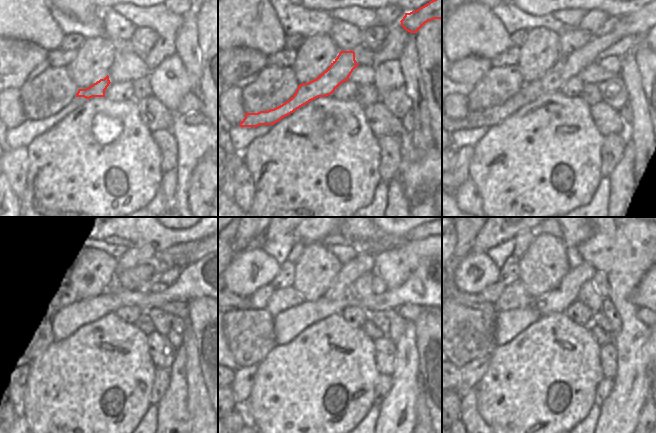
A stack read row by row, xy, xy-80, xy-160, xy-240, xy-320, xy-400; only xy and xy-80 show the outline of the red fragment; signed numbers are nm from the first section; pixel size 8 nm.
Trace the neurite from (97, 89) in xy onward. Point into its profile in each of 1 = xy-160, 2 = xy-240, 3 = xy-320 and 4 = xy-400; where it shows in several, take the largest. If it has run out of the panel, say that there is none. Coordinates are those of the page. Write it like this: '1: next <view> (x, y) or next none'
1: next xy-160 (636, 24)
2: next xy-240 (197, 253)
3: next none
4: next none

